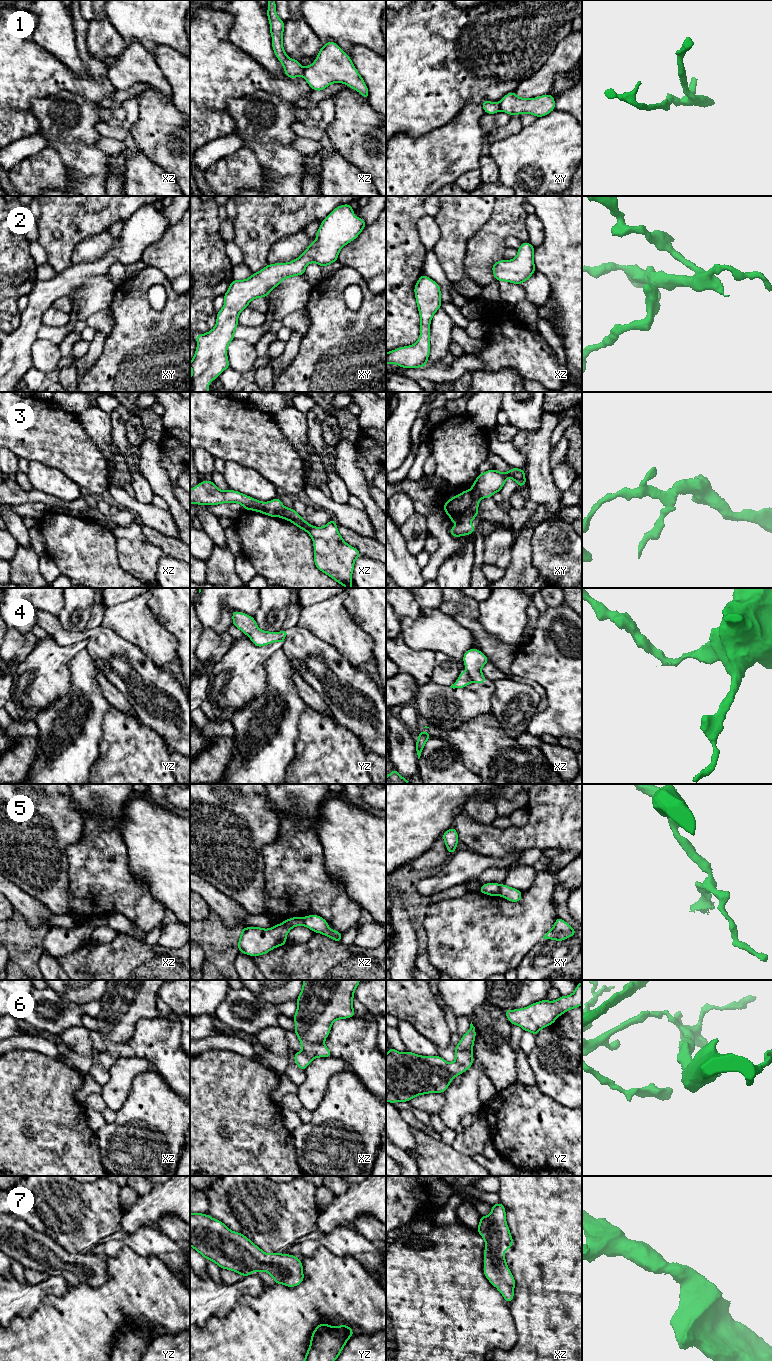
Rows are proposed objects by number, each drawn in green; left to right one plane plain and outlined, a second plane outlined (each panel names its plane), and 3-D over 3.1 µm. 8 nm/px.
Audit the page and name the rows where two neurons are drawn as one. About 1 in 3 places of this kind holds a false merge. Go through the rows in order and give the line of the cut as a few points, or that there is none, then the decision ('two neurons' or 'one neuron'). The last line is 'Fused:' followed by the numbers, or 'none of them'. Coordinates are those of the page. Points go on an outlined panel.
1: cut in xz along (304, 68), (301, 74); two neurons
2: no cut; one neuron
3: cut in xy along (470, 489), (481, 498); two neurons
4: cut in xz along (467, 672), (472, 681); two neurons
5: cut in xy along (500, 885), (498, 894); two neurons
6: no cut; one neuron
7: no cut; one neuron
Fused: 1, 3, 4, 5

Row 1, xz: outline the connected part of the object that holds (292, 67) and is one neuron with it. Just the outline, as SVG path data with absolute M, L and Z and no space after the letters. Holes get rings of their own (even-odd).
M275 0L268 1L267 17L270 22L272 47L277 59L284 67L285 75L292 79L301 76L304 72L304 68L301 66L300 62L289 58L284 51L282 44L284 21L277 16Z

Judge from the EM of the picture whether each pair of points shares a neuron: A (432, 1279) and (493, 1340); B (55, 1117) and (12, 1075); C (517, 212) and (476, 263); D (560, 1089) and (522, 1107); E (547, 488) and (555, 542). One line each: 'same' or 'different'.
A: same
B: same
C: same
D: different
E: different

